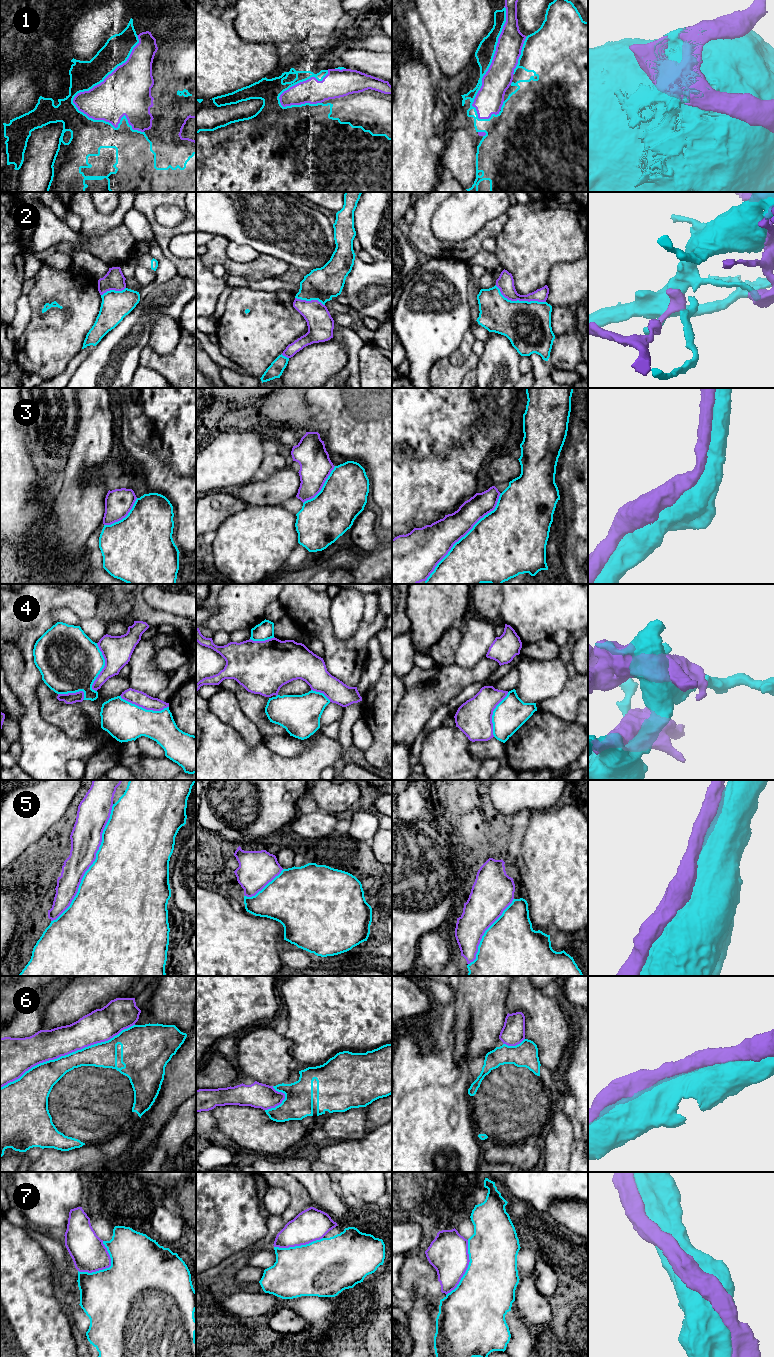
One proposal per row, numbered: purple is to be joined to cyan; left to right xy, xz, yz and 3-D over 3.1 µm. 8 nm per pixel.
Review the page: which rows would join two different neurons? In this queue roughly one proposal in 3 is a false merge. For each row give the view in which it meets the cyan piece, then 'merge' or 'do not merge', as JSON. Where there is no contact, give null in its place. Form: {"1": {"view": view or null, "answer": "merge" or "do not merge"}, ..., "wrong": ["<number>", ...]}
{"1": {"view": "xy", "answer": "do not merge"}, "2": {"view": "yz", "answer": "do not merge"}, "3": {"view": "yz", "answer": "merge"}, "4": {"view": "xy", "answer": "do not merge"}, "5": {"view": "xy", "answer": "do not merge"}, "6": {"view": "xy", "answer": "merge"}, "7": {"view": "xy", "answer": "merge"}, "wrong": ["1", "2", "4", "5"]}

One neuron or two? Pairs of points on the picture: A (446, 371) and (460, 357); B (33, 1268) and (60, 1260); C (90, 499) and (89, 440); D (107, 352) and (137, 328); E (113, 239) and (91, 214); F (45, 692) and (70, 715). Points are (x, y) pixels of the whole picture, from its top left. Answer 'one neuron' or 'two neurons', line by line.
A: two neurons
B: two neurons
C: one neuron
D: one neuron
E: two neurons
F: one neuron

